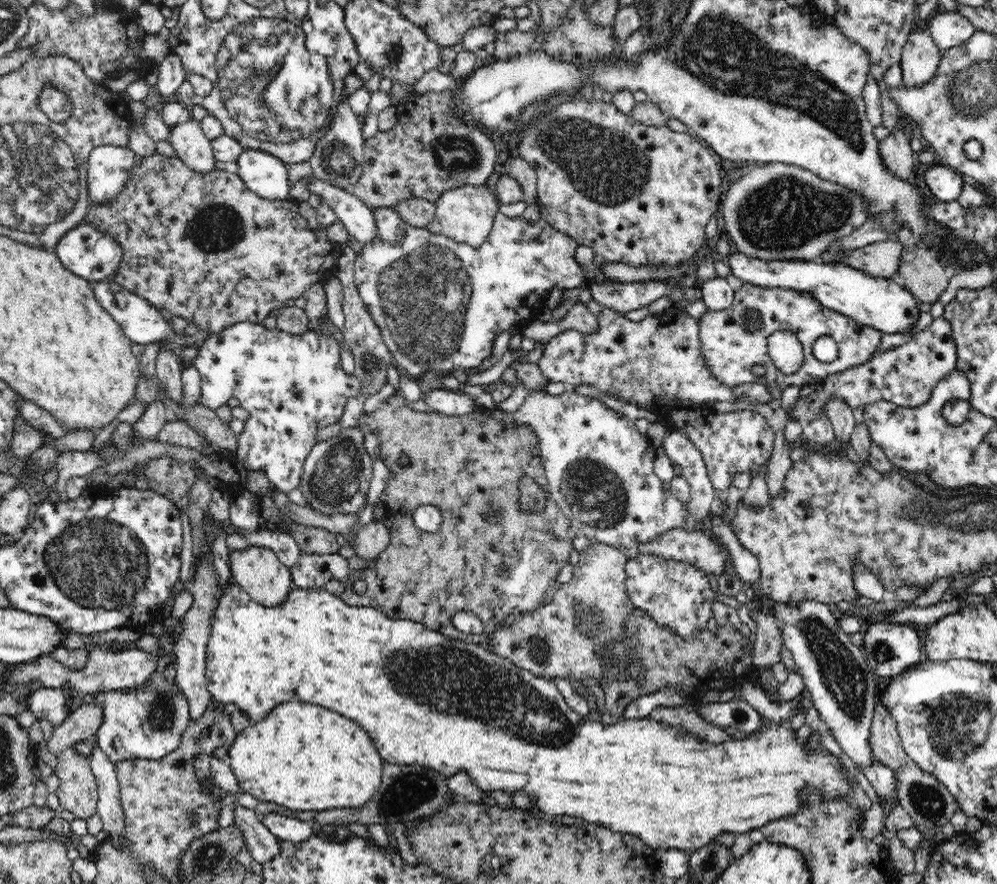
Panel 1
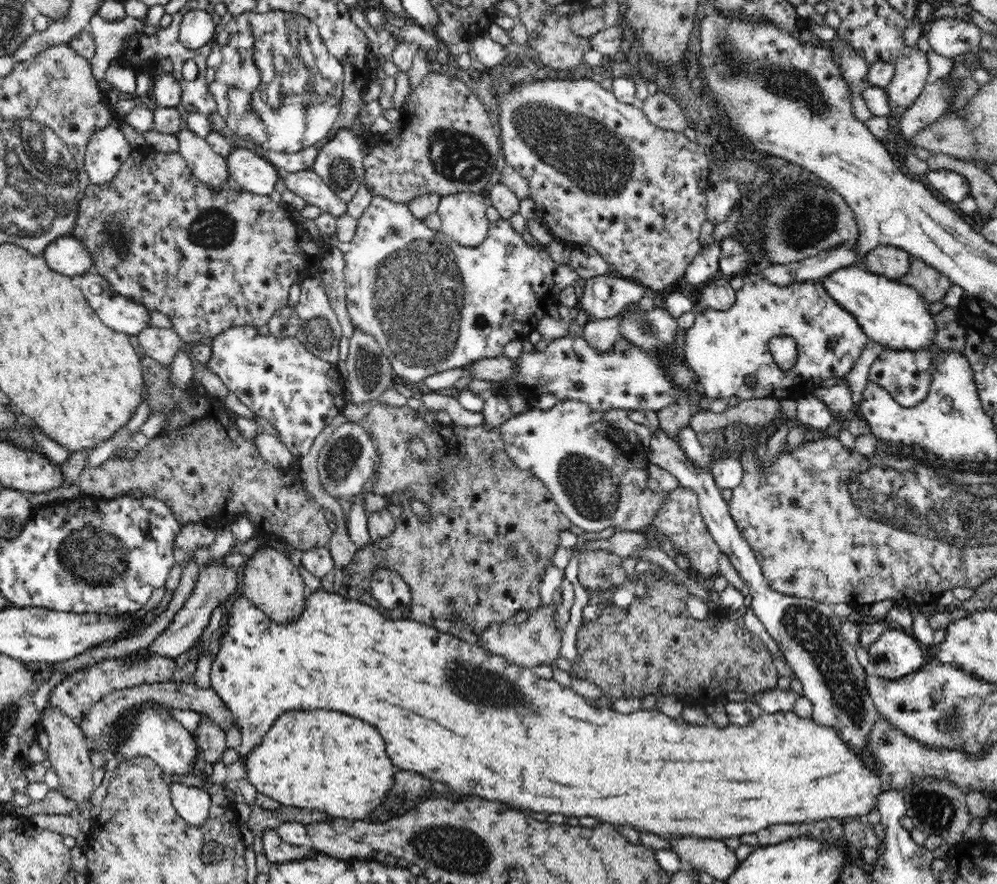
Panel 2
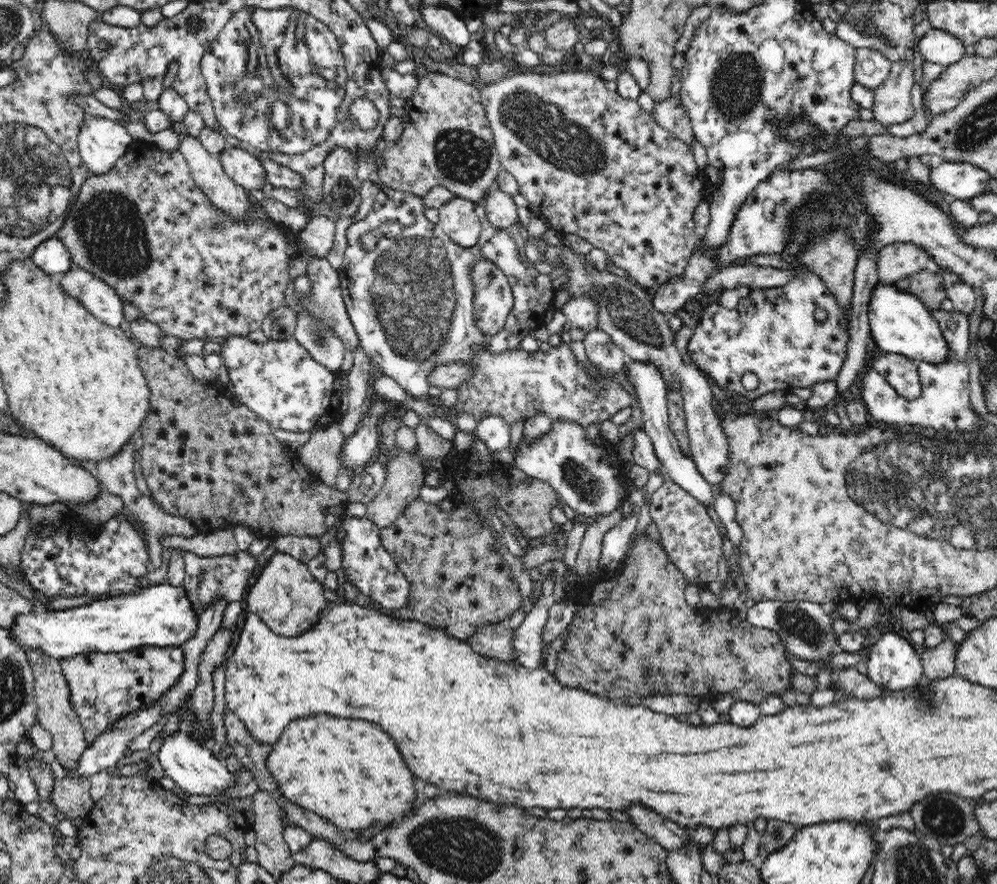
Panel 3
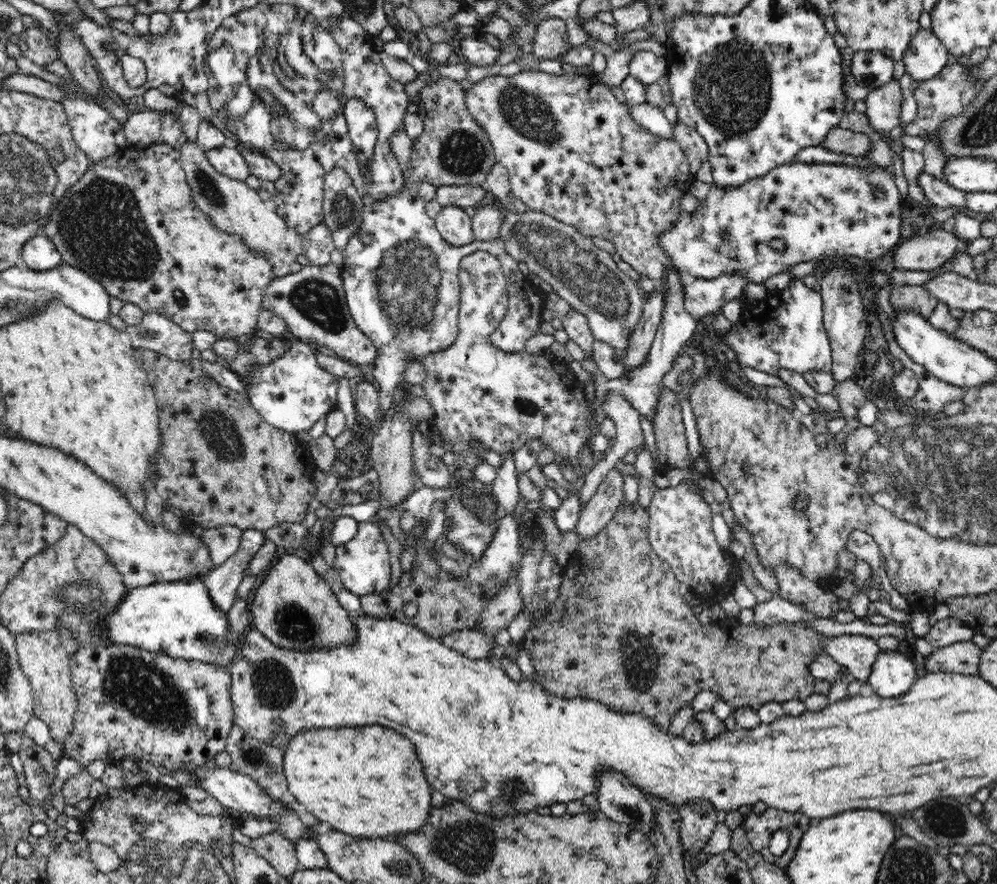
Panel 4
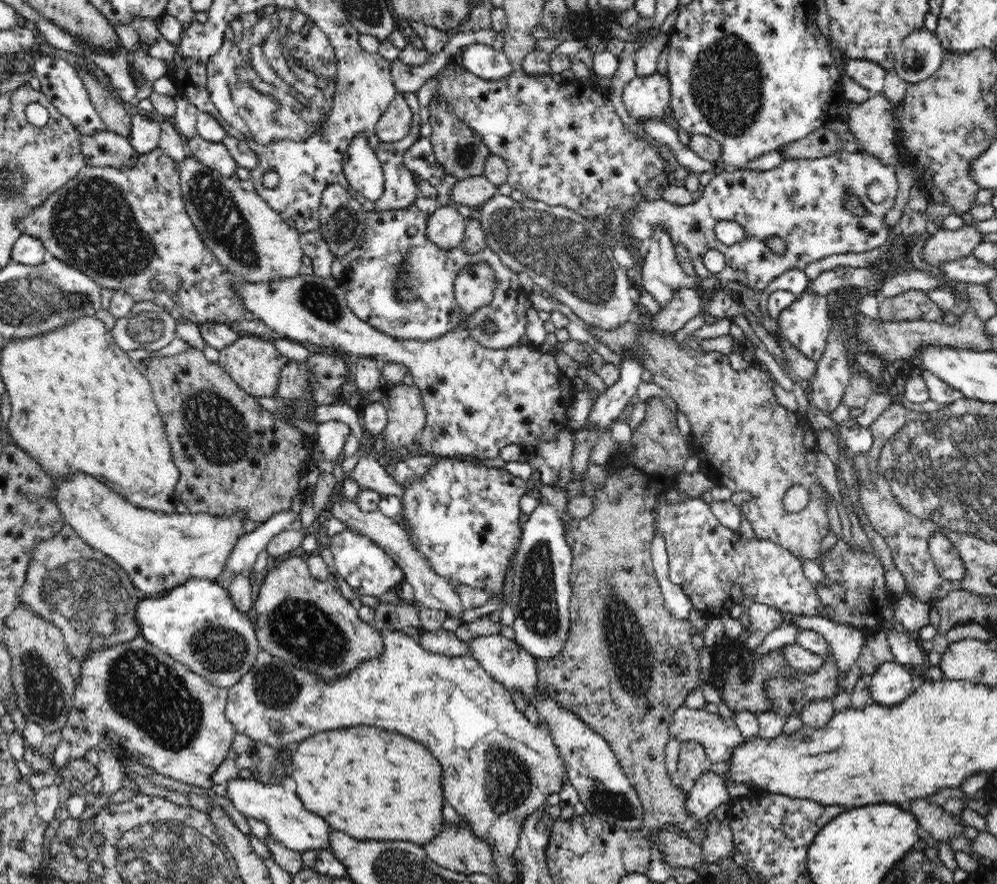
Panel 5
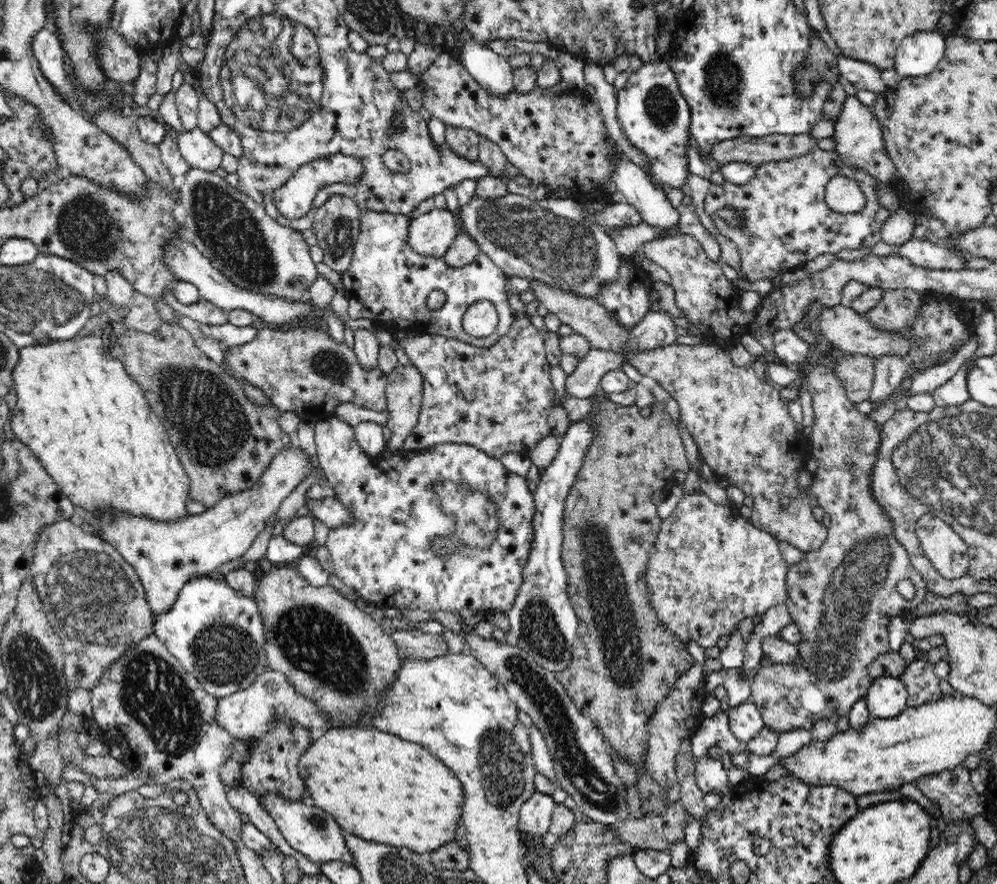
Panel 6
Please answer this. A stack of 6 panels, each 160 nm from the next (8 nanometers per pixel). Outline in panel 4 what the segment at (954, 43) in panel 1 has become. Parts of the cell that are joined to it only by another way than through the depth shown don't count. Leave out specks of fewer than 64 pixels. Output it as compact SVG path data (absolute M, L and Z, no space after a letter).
M920 29L913 36L902 61L905 72L912 80L925 81L934 78L951 60L951 56L942 41L932 30Z

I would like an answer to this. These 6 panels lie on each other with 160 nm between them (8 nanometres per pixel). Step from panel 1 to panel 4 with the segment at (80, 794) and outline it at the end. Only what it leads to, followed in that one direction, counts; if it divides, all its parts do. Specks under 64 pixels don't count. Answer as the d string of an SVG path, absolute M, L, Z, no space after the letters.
M56 630L44 632L20 632L14 635L22 671L32 687L34 715L47 723L51 738L62 743L70 732L75 733L75 715L78 699L72 680L70 656L62 647L62 640Z

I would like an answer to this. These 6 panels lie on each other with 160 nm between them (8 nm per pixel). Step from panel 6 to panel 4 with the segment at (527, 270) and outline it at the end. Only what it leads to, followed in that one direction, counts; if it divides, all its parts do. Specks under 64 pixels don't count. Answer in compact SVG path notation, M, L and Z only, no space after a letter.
M497 199L496 205L498 205L500 213L504 215L499 238L504 242L507 252L519 263L526 262L530 274L540 276L545 288L555 291L570 304L572 309L586 316L588 326L595 340L606 341L614 348L626 350L628 348L628 338L636 330L636 326L642 318L645 294L640 286L616 267L616 262L612 259L610 253L600 250L592 242L592 237L586 237L578 233L571 224L564 224L536 210L512 213L512 211L506 210L499 199Z

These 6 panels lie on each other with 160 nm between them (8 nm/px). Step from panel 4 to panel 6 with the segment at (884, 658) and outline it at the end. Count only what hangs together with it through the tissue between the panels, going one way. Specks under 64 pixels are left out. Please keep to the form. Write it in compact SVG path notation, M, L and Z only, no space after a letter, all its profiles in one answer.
M883 676L873 679L866 704L874 720L888 720L900 716L907 708L908 693L900 677Z

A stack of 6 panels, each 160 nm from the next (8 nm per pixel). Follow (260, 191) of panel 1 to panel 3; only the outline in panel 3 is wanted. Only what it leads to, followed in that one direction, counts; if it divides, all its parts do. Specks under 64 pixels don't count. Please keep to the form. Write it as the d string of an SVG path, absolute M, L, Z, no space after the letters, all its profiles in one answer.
M228 148L218 154L227 176L246 190L261 190L267 184L266 172L258 154L246 148Z

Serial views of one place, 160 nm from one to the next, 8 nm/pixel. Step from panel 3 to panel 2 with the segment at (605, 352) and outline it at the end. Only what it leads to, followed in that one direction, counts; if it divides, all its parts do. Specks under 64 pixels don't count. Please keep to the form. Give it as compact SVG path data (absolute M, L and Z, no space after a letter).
M626 313L609 319L596 319L594 317L588 319L583 326L583 337L596 350L607 351L621 335L620 324L622 324L624 316Z

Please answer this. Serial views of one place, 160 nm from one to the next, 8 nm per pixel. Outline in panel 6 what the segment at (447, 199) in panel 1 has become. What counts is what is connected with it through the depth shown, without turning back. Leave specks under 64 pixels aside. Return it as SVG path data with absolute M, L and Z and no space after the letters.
M434 207L426 214L410 220L409 244L424 256L442 257L461 234L457 214Z

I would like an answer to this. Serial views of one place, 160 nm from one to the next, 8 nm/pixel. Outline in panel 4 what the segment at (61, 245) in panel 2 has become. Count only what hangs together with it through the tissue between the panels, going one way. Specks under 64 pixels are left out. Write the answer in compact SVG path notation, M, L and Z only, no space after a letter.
M43 234L28 240L22 248L21 256L32 270L46 271L63 264L56 246Z

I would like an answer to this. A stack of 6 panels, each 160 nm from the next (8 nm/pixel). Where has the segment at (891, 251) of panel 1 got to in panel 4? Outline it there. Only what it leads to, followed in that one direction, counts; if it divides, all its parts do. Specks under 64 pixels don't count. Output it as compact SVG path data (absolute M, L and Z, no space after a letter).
M943 228L930 230L924 236L906 239L892 251L892 260L896 270L934 270L951 259L960 238L946 232Z

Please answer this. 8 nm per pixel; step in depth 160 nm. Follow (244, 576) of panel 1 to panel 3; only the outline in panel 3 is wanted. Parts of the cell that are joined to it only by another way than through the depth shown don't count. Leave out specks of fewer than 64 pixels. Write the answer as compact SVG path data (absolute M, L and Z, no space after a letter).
M276 552L258 574L256 582L246 594L246 606L254 612L272 632L280 636L298 636L309 631L320 620L328 600L324 597L324 585L312 576L307 564L288 553Z

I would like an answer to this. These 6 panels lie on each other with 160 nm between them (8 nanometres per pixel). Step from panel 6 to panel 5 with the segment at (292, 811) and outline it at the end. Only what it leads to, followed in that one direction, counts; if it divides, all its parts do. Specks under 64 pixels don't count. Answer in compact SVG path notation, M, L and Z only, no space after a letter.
M242 775L227 783L226 796L234 808L247 818L257 818L265 822L269 832L286 847L301 853L310 849L330 850L329 834L332 828L324 817L310 812L297 793L288 792L281 785L266 784L248 776L242 778Z

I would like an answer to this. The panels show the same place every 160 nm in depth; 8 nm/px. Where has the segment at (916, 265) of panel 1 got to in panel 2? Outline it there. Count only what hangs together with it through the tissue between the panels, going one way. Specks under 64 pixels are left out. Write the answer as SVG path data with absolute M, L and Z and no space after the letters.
M911 255L908 272L897 281L914 287L927 304L942 301L953 282L930 264Z

